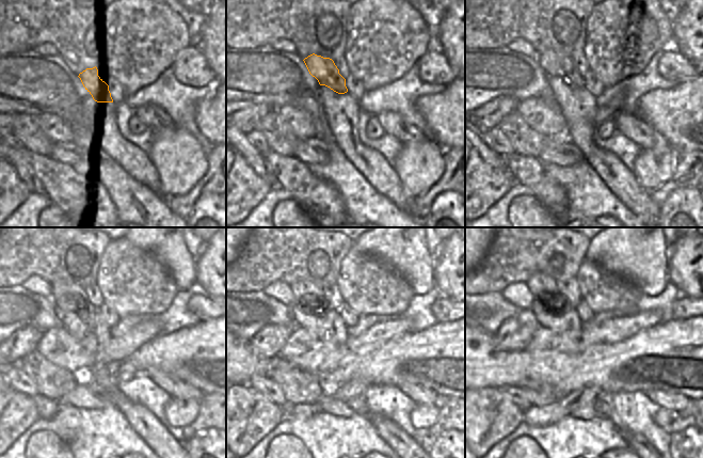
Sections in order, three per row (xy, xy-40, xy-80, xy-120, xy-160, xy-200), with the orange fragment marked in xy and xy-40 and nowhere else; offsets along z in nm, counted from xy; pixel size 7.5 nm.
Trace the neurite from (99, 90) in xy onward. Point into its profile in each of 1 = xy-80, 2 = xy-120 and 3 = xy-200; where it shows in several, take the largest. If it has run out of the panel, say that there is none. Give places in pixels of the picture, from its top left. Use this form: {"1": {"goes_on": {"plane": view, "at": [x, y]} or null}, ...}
{"1": {"goes_on": {"plane": "xy-80", "at": [555, 63]}}, "2": {"goes_on": {"plane": "xy-120", "at": [61, 289]}}, "3": {"goes_on": {"plane": "xy-200", "at": [539, 284]}}}

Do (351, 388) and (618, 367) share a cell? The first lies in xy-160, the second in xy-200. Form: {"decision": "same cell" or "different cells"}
{"decision": "different cells"}

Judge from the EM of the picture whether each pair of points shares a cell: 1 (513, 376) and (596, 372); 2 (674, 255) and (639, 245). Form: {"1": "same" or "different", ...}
{"1": "same", "2": "different"}

